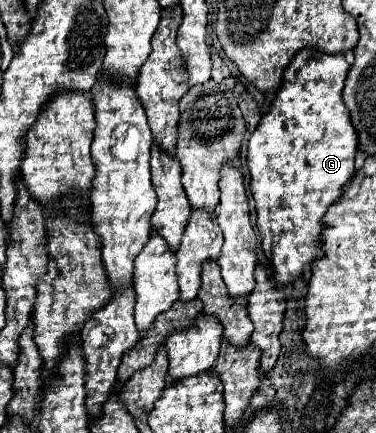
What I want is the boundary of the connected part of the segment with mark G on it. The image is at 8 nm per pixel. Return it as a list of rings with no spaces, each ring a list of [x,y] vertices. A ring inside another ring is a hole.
[[[303,49],[301,53],[295,55],[295,59],[289,63],[289,67],[285,69],[283,73],[283,85],[281,89],[277,91],[275,95],[275,101],[271,103],[271,109],[263,115],[263,119],[259,121],[257,129],[253,131],[251,139],[249,139],[249,155],[247,155],[247,165],[249,165],[249,173],[251,173],[251,183],[249,183],[249,189],[255,197],[255,209],[257,209],[257,229],[261,233],[261,243],[263,243],[263,249],[271,249],[271,267],[273,267],[273,279],[275,283],[281,283],[281,285],[287,285],[287,283],[293,283],[295,279],[299,279],[305,271],[307,265],[311,265],[313,261],[321,259],[323,257],[323,215],[327,213],[327,209],[339,201],[341,193],[343,193],[343,187],[351,181],[353,177],[353,159],[355,159],[355,153],[357,153],[357,133],[351,125],[351,119],[349,119],[349,111],[341,99],[341,91],[343,91],[343,83],[345,83],[345,77],[347,77],[347,71],[349,71],[349,65],[347,65],[347,59],[343,55],[325,55],[325,53],[317,53],[317,51],[311,51],[311,49]]]

